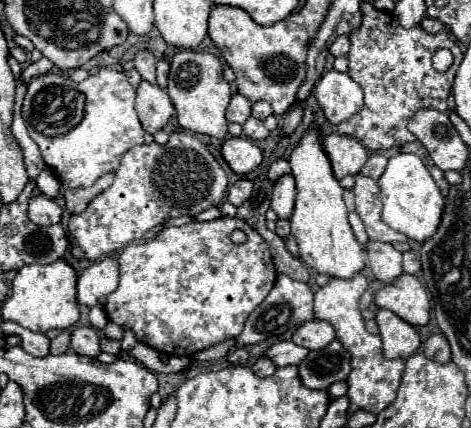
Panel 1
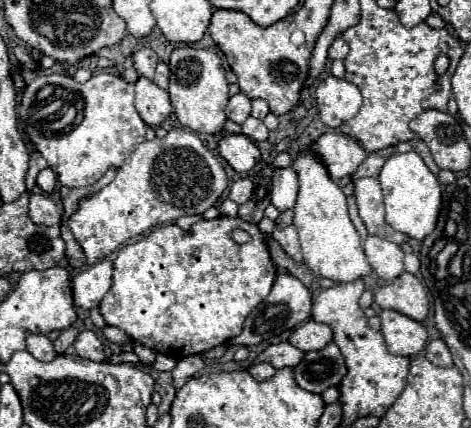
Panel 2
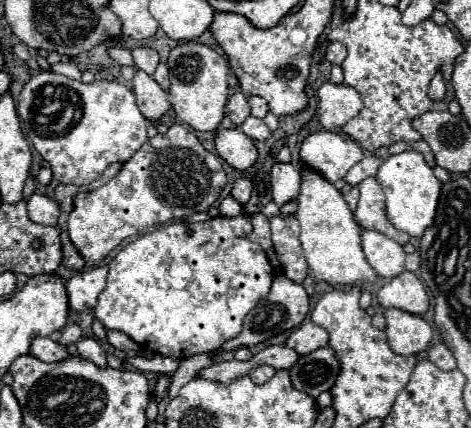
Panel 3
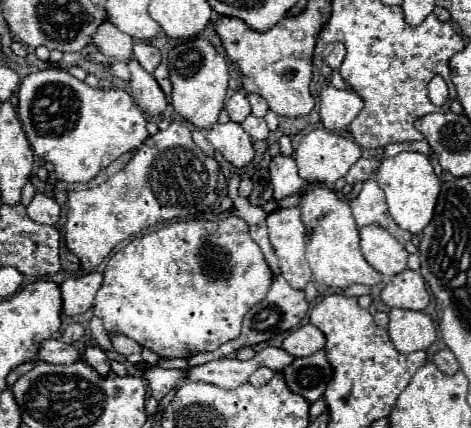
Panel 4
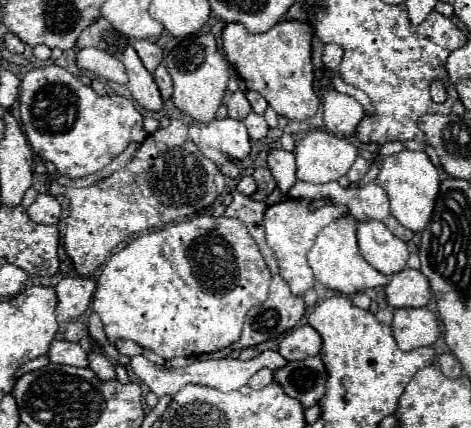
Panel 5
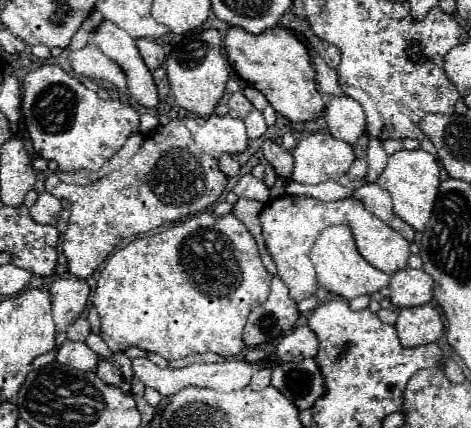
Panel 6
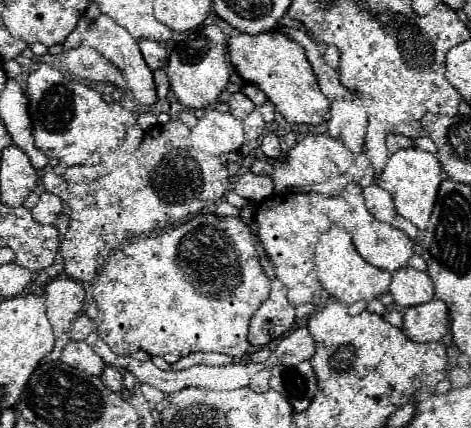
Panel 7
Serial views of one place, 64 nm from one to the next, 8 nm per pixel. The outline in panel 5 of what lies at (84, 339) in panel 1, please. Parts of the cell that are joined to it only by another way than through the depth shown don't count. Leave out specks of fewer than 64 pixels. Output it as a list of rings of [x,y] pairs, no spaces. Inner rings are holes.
[[[90,352],[88,360],[90,360],[90,370],[96,372],[96,376],[98,376],[100,380],[108,382],[108,380],[114,380],[114,378],[116,378],[114,364],[110,364],[110,360],[108,360],[104,354],[100,354],[100,352]]]

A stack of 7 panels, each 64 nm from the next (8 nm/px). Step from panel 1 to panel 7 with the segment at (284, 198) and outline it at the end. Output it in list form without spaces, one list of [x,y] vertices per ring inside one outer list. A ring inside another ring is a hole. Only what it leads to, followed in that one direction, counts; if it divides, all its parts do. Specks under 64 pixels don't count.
[[[264,134],[262,136],[260,150],[266,158],[272,158],[272,160],[282,160],[284,158],[284,148],[282,148],[280,140],[274,134]]]

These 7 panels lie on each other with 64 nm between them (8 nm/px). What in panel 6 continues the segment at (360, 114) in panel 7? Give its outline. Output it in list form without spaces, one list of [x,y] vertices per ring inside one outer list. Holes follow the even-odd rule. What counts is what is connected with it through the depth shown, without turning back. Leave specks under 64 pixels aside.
[[[336,96],[328,100],[324,118],[330,134],[348,144],[354,144],[364,134],[364,128],[366,128],[364,110],[350,96]]]

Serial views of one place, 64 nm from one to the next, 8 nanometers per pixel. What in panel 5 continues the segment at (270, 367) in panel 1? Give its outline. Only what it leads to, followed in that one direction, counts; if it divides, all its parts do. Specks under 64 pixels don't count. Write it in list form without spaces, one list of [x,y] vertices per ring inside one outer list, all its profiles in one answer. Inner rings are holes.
[[[262,368],[262,370],[258,370],[258,372],[250,378],[250,386],[252,386],[252,388],[264,388],[264,386],[268,386],[272,380],[274,380],[272,370],[270,370],[270,368]]]

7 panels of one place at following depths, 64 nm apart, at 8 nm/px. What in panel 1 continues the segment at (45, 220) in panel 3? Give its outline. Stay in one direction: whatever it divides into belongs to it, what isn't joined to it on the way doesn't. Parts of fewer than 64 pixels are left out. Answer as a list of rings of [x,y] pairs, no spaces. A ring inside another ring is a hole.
[[[38,194],[30,198],[28,206],[28,218],[38,226],[52,226],[58,224],[62,218],[62,208],[48,196]]]

